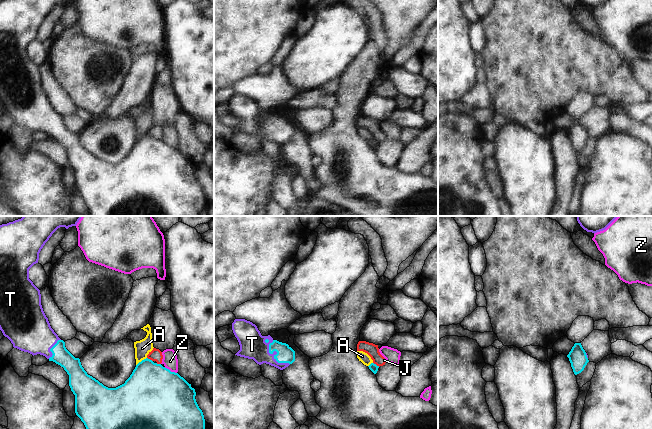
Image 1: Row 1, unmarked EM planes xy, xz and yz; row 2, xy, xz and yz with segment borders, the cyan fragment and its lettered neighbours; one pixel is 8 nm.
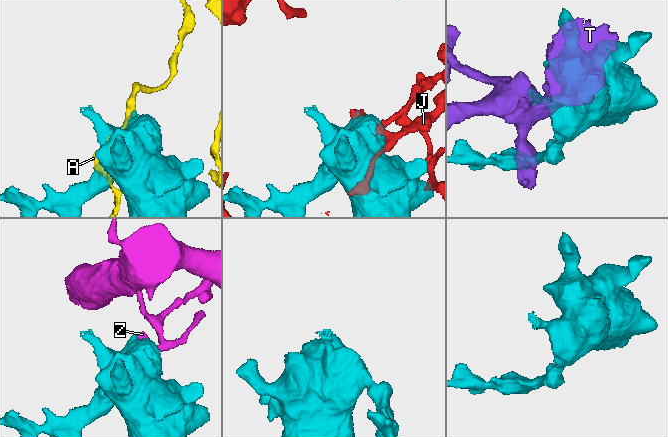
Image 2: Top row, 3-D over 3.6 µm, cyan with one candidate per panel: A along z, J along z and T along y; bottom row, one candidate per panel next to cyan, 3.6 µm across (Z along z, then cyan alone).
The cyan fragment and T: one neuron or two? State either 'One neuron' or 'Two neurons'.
One neuron.

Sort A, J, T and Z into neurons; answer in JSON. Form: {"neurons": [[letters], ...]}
{"neurons": [["A"], ["J"], ["T"], ["Z"]]}

